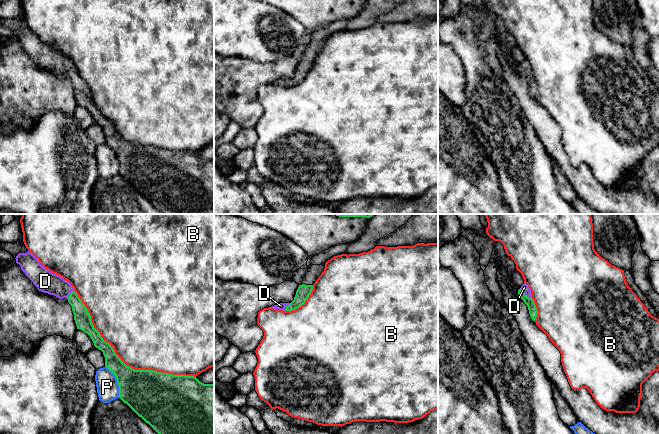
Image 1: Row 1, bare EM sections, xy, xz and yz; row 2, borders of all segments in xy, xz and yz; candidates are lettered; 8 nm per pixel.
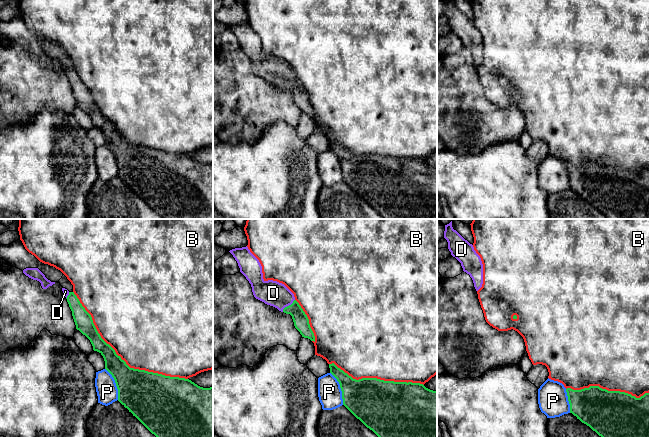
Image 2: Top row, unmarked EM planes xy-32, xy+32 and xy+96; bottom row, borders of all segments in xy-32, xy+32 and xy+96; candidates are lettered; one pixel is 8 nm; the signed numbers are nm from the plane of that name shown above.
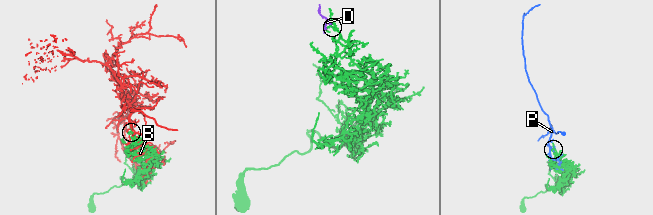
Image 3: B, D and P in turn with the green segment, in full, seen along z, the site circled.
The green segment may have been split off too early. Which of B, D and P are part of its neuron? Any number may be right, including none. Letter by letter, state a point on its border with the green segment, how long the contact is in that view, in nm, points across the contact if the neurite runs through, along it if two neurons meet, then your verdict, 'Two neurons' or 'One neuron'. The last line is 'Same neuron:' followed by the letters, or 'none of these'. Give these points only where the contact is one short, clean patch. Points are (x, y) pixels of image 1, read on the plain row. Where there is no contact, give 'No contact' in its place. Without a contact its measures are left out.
B: Touches green at xy (122, 138). Shared border 1200 nm. Two neurons
D: Touches green at yz (524, 70). Shared border 130 nm. Path across: yz (533, 88), (524, 70), (524, 63). One neuron
P: Touches green at xy (117, 157). Shared border 280 nm. Two neurons
Same neuron: D

